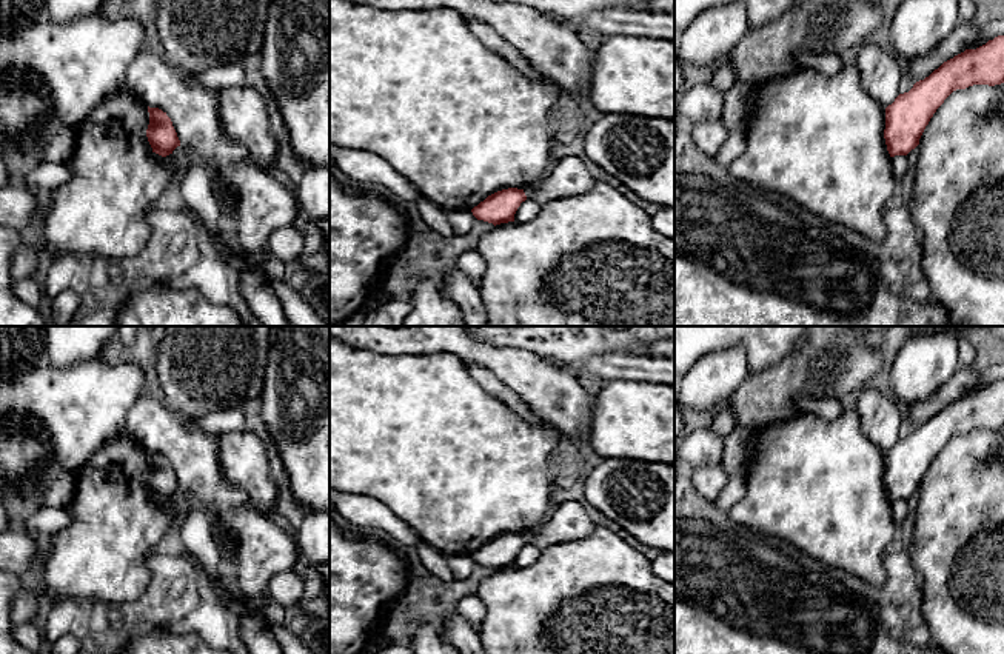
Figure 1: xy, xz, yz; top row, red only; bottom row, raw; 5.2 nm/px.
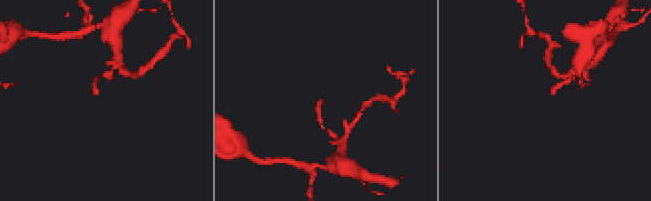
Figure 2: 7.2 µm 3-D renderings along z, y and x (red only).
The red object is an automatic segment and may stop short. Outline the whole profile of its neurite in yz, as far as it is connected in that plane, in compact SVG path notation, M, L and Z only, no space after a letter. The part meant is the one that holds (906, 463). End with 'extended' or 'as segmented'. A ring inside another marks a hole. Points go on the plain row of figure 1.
M1004 380L944 406L887 452L861 431L850 400L833 420L798 414L758 431L756 455L744 475L745 496L727 514L744 529L758 531L764 539L782 539L821 565L881 588L887 580L884 556L898 539L892 503L907 500L919 489L930 463L953 435L1001 428Z; extended

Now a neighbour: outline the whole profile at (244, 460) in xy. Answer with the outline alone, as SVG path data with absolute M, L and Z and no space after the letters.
M243 429L217 439L223 475L245 491L253 509L268 516L276 502L276 485L259 435Z

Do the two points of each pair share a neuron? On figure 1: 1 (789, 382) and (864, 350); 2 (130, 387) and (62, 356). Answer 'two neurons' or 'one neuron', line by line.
1: one neuron
2: two neurons

